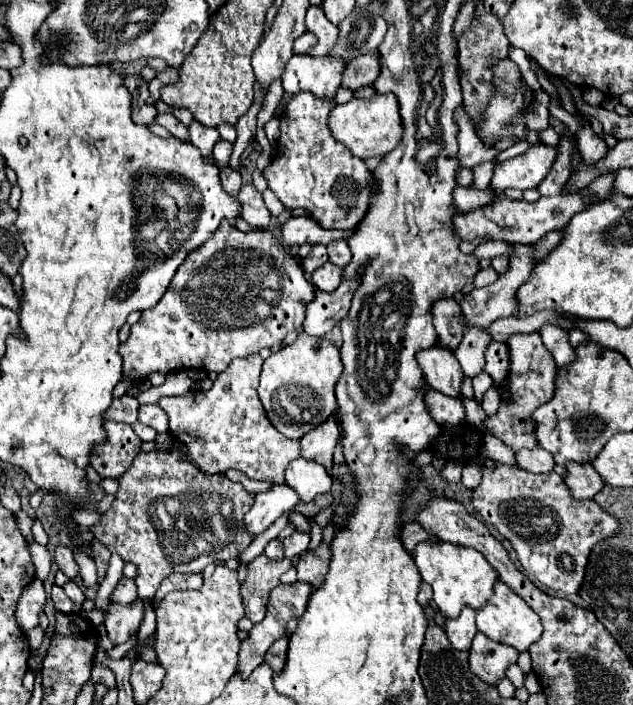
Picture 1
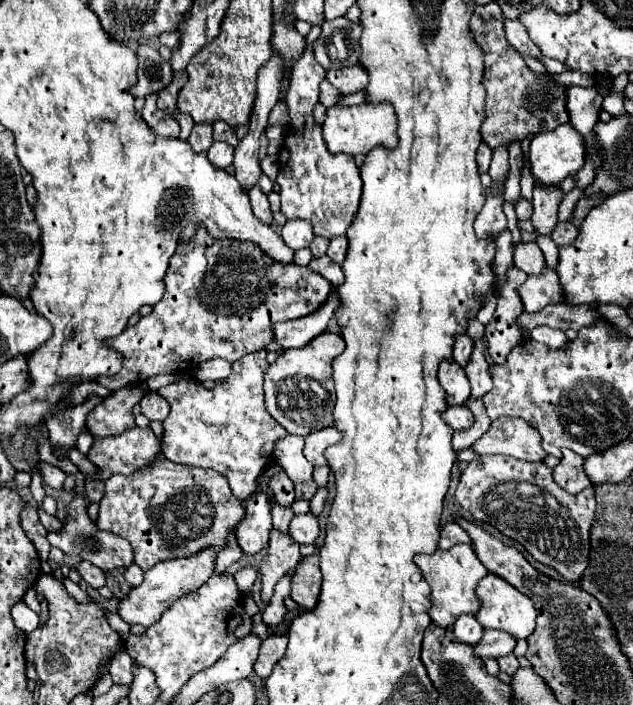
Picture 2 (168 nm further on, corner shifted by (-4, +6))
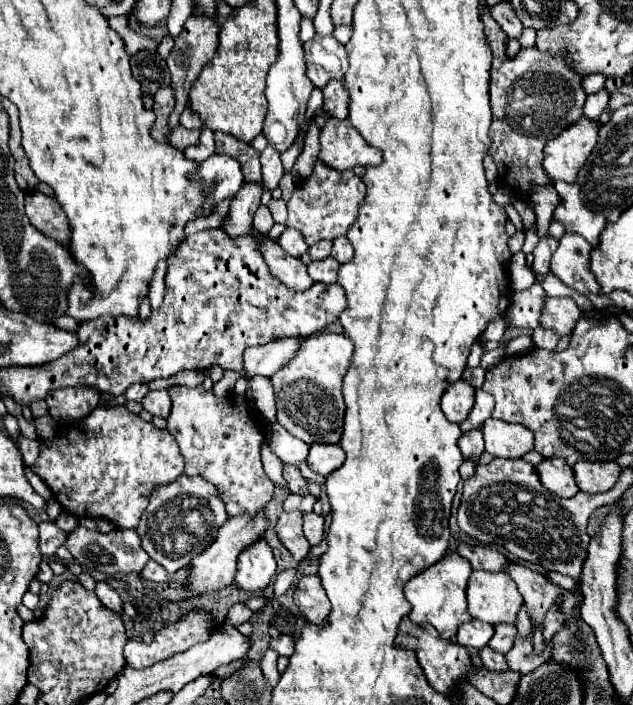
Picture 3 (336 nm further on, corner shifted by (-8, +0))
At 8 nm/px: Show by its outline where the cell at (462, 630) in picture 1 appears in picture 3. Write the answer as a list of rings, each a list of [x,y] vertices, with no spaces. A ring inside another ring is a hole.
[[[472,619],[458,629],[458,643],[464,647],[476,647],[482,649],[488,645],[488,641],[494,635],[494,627],[488,623],[482,623],[478,619]]]

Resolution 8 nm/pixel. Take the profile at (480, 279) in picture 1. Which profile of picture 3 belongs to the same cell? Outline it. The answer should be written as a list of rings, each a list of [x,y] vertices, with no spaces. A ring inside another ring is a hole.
[[[546,297],[546,307],[542,307],[540,325],[550,327],[560,337],[572,333],[576,321],[582,317],[582,309],[570,297]]]

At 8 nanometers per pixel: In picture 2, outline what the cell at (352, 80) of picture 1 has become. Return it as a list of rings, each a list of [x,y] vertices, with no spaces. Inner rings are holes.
[[[352,65],[352,67],[342,67],[342,69],[330,69],[326,73],[326,79],[342,93],[342,95],[350,95],[356,91],[362,91],[366,87],[366,71],[360,65]]]

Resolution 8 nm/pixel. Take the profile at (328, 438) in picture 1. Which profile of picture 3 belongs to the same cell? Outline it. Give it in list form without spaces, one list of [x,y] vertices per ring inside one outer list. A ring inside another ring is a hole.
[[[336,443],[336,445],[310,445],[310,455],[308,455],[308,467],[320,475],[330,475],[334,469],[338,469],[344,461],[344,451],[342,447]]]

